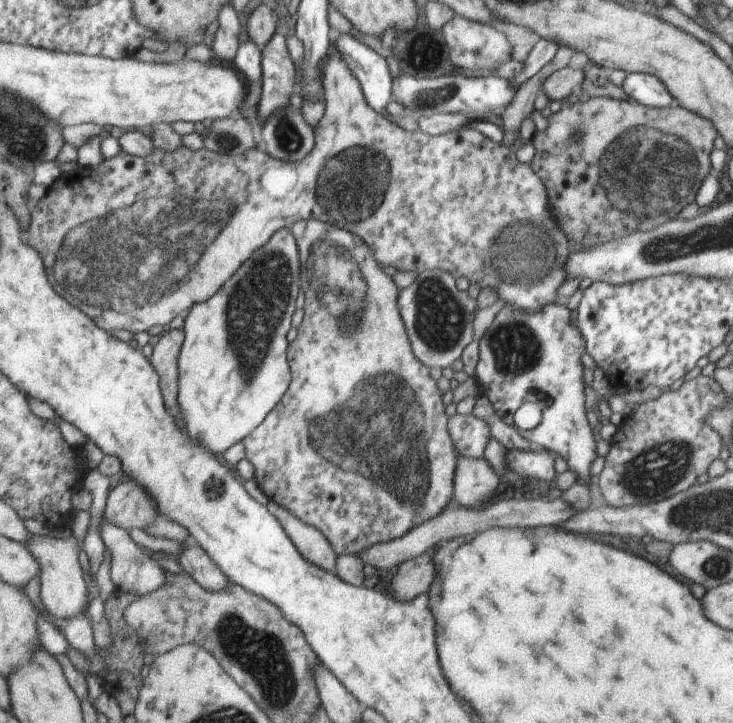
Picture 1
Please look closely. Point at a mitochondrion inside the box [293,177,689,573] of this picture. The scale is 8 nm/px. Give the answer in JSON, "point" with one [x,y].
{"point":[380,437]}

